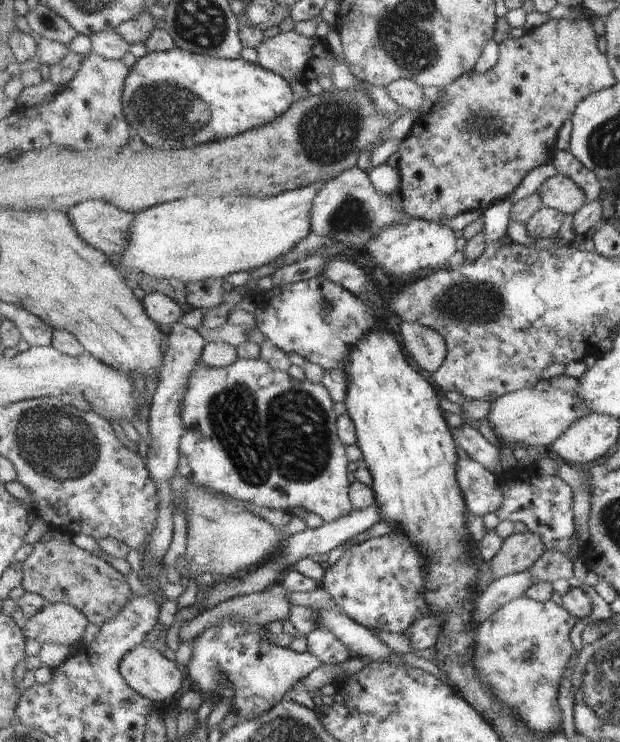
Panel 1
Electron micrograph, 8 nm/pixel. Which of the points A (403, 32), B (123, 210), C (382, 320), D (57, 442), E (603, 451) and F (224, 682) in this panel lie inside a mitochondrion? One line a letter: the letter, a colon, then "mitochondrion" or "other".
A: mitochondrion
B: other
C: other
D: mitochondrion
E: other
F: mitochondrion

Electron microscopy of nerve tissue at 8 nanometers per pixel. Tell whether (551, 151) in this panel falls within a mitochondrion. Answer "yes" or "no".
no

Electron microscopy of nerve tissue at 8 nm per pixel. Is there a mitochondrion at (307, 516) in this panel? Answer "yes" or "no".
no

